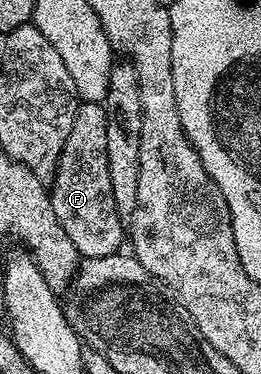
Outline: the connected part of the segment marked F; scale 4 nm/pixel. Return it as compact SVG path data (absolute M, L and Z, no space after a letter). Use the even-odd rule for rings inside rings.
M84 101L73 115L73 128L61 151L55 176L49 185L57 223L73 239L80 258L104 257L120 252L125 245L125 221L114 207L109 181L108 128L106 111L97 101Z

